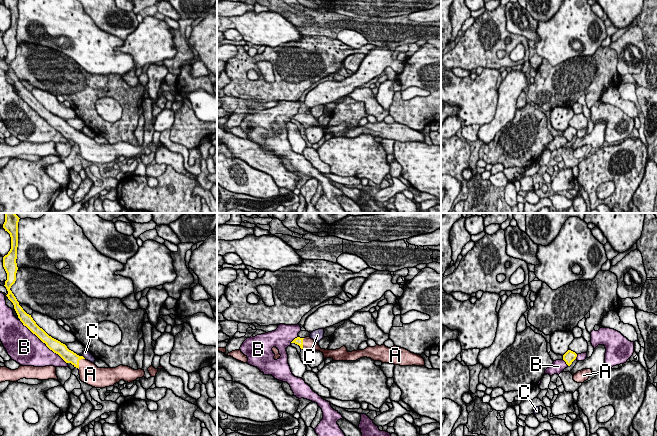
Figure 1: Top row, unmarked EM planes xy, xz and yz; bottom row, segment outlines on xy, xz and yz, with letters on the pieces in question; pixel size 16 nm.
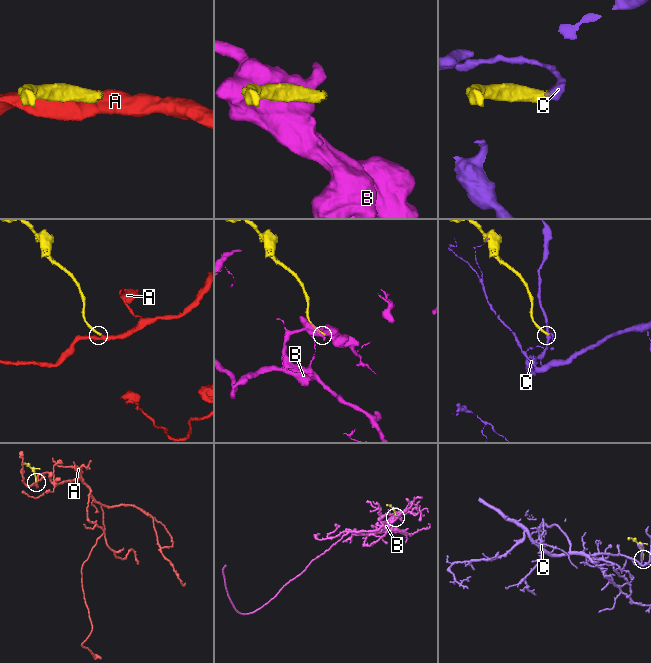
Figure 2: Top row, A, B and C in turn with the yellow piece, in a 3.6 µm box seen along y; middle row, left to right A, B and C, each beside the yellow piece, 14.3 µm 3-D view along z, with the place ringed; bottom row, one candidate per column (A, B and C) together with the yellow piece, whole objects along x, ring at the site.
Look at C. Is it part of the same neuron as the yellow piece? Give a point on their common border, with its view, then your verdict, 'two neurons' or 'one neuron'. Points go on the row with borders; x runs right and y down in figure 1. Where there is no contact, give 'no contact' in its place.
xy (83, 357) | two neurons

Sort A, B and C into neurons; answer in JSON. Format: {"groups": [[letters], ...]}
{"groups": [["A"], ["B"], ["C"]]}

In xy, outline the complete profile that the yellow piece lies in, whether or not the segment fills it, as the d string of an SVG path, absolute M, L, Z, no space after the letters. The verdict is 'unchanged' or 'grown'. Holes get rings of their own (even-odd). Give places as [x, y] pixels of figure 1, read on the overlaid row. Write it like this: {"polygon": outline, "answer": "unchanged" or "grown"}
{"polygon": "M4 213L5 222L3 228L10 234L11 249L7 255L3 257L3 267L7 273L5 287L8 291L6 295L13 303L18 318L33 334L35 334L46 346L54 353L58 354L66 363L71 363L79 370L80 380L95 388L105 388L113 386L120 380L125 382L135 381L145 375L144 370L134 370L128 366L120 365L116 368L98 368L94 363L86 360L83 356L79 356L69 350L67 346L60 341L49 336L42 328L40 328L33 320L31 315L27 314L19 305L16 297L10 290L16 281L16 273L18 270L17 247L18 247L18 222L19 217L15 213Z", "answer": "grown"}

